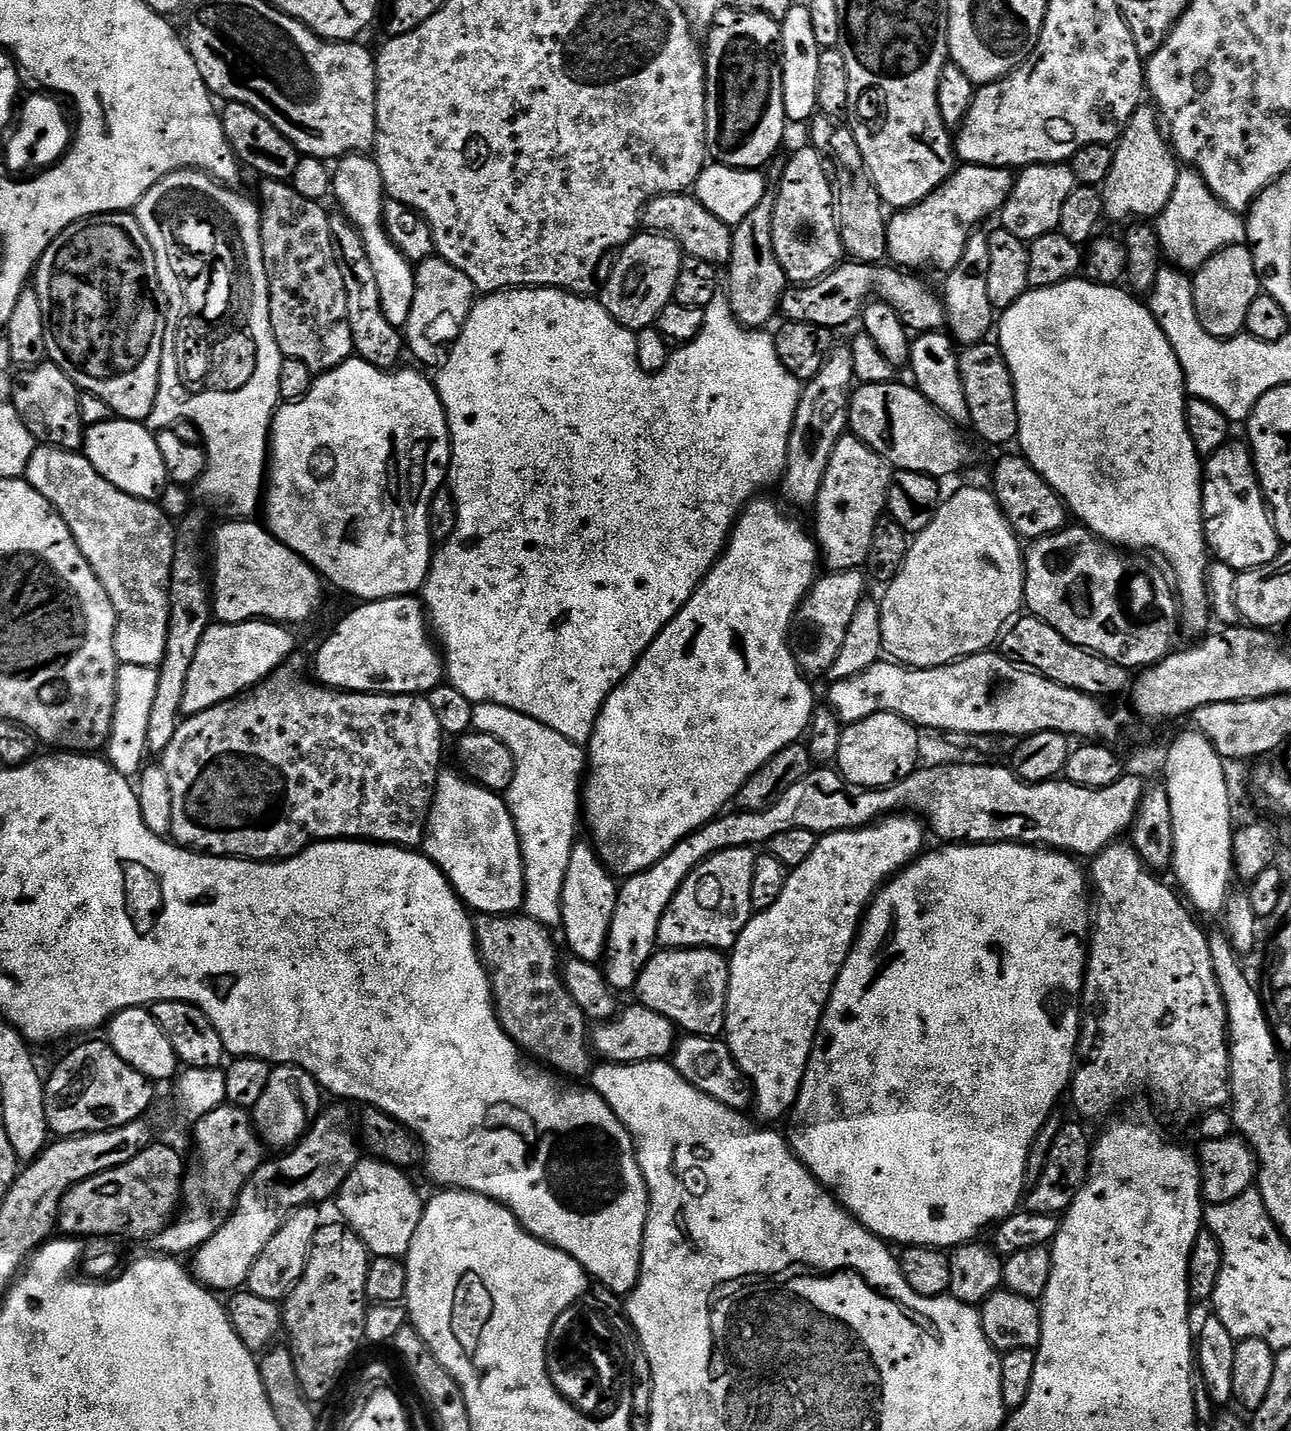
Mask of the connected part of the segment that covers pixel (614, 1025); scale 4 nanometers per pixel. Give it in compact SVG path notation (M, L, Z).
M632 1002L629 1008L621 1007L610 1020L597 1023L590 1032L590 1047L601 1061L610 1064L637 1064L651 1060L668 1060L676 1051L678 1029L658 1010Z

